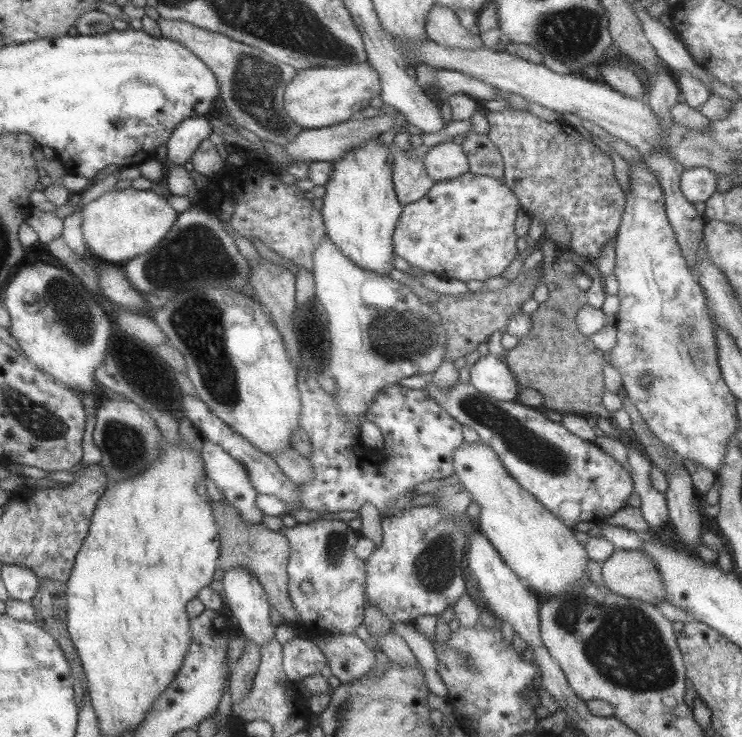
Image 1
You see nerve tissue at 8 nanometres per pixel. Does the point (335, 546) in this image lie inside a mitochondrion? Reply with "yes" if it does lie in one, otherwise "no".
yes

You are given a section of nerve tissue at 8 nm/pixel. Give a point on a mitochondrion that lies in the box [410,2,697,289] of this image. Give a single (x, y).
(573, 33)

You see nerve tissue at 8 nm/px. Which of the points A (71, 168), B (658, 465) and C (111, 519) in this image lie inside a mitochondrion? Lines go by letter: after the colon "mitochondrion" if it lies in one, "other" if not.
A: other
B: other
C: other

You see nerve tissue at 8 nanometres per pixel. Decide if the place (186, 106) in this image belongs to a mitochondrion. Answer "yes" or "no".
no

